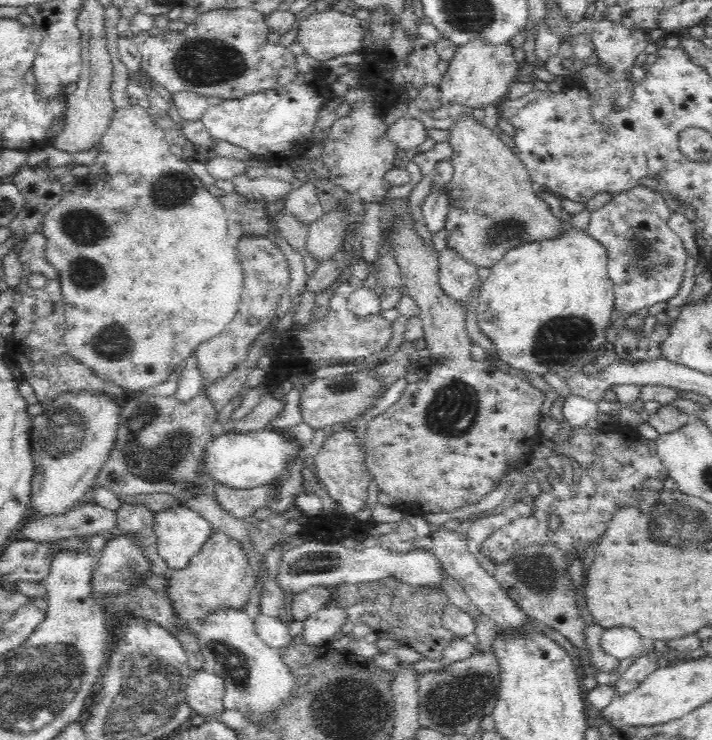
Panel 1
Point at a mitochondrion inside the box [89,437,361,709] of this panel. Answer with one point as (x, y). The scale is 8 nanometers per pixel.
(231, 660)

